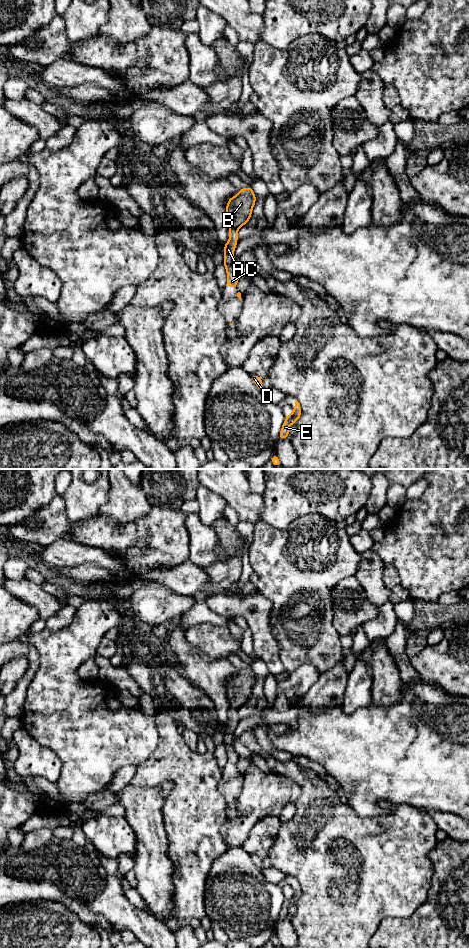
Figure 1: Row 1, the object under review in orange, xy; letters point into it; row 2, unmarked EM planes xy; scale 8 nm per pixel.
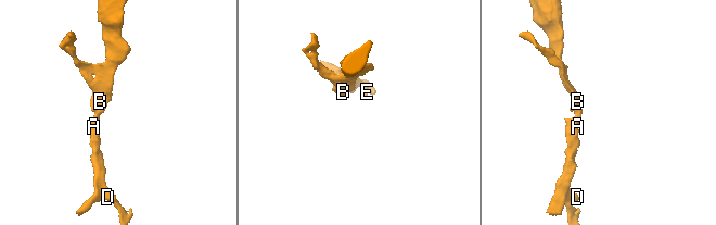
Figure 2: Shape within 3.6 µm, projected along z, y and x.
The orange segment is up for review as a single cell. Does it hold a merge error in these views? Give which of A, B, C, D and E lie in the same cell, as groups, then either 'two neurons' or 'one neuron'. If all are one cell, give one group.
groups A B C D E; one neuron

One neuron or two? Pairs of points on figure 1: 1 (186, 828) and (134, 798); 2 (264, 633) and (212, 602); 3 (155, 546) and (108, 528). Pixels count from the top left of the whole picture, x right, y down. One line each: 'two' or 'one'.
1: two
2: one
3: one

